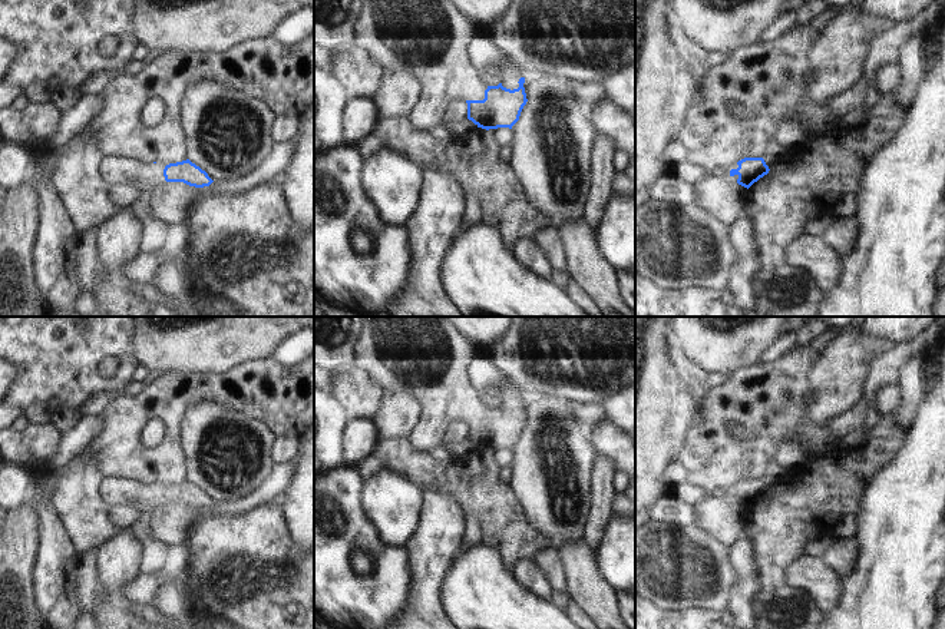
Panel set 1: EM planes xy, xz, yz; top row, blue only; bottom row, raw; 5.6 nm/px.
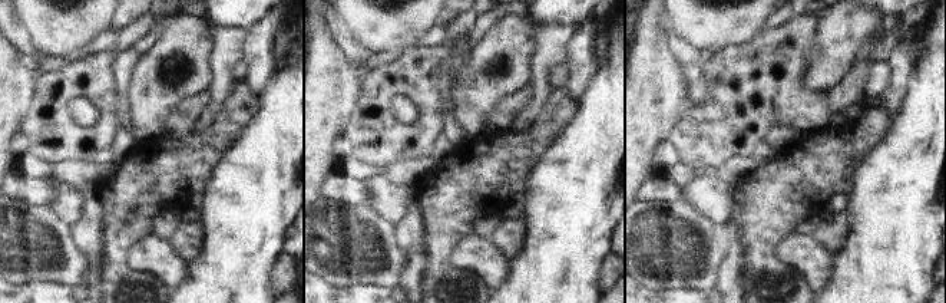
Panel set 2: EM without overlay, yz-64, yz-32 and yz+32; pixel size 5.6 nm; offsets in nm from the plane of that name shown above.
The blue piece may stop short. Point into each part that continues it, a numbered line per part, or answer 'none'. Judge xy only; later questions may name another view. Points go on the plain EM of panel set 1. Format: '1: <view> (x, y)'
1: xy (118, 492)

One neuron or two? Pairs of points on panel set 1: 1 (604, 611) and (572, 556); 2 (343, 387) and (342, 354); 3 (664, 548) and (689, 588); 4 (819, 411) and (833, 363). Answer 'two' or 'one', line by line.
1: one
2: two
3: one
4: one

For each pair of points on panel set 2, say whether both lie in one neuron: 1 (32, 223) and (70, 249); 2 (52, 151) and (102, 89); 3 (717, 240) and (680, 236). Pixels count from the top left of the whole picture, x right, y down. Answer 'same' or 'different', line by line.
1: same
2: same
3: same

